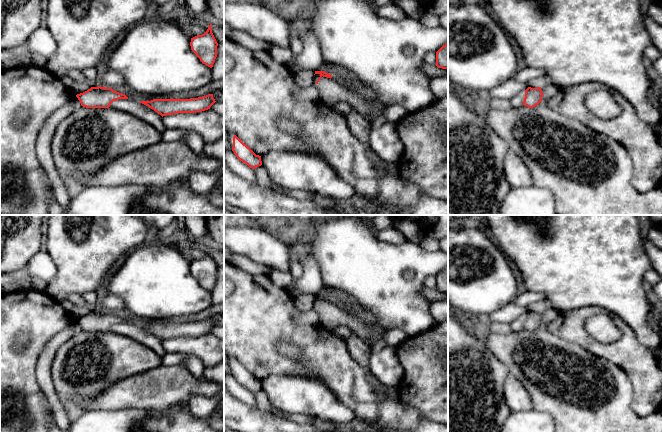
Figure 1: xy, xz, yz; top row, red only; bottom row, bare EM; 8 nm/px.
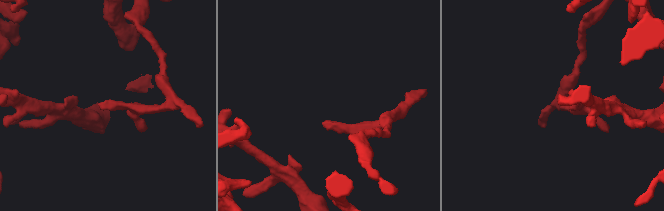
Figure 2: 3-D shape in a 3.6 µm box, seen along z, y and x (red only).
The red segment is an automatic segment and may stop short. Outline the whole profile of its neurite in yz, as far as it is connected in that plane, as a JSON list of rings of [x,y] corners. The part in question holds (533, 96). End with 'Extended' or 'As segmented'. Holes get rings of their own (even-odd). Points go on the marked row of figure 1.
[[[528,87],[525,90],[525,98],[523,101],[523,105],[529,108],[533,108],[541,102],[542,97],[543,97],[543,93],[541,87],[539,88]]]. As segmented

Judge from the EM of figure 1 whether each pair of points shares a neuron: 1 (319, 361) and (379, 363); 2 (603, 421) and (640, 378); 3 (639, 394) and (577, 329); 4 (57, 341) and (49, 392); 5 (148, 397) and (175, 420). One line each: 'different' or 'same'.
1: different
2: different
3: same
4: same
5: different

